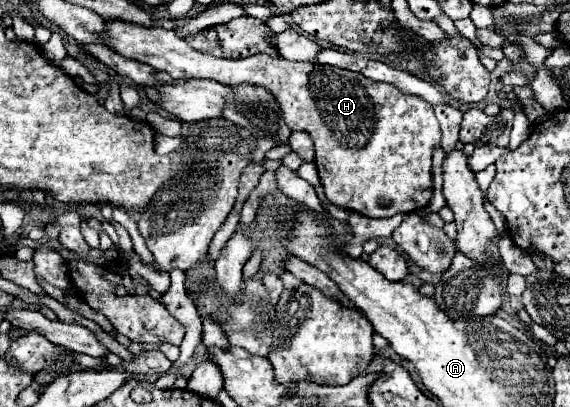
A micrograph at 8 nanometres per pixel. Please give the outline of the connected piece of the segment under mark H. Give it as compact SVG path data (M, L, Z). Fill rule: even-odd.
M121 20L107 22L109 44L121 56L131 60L139 60L149 64L155 70L167 72L175 80L215 80L225 86L239 84L255 84L267 88L283 108L283 120L291 130L309 132L315 142L315 166L319 170L319 180L325 190L325 196L331 204L341 206L345 210L359 212L369 218L391 218L399 212L415 212L429 204L433 196L431 184L431 154L435 148L441 148L441 130L437 118L433 114L433 106L423 98L407 96L399 92L391 84L379 84L359 76L355 72L347 72L343 68L311 64L311 62L291 62L283 58L273 58L267 54L255 54L245 60L225 60L215 58L211 54L203 54L193 50L183 38L179 38L173 30L165 28L141 28L137 24L127 24ZM381 200L389 200L389 204L381 204Z

